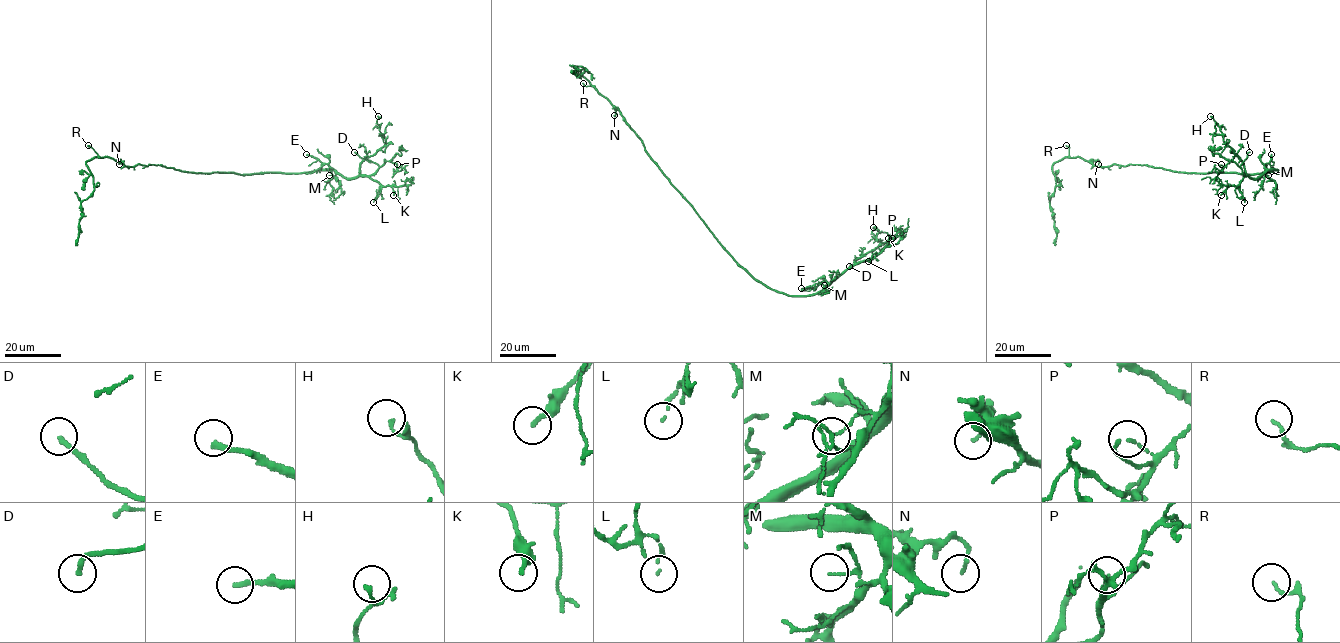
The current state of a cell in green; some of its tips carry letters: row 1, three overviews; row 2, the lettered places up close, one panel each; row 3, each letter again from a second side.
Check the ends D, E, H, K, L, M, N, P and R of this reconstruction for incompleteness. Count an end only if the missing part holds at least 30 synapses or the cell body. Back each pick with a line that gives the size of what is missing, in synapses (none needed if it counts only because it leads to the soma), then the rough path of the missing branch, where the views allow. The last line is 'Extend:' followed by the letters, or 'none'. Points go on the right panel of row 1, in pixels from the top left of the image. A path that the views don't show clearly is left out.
Extend: D

